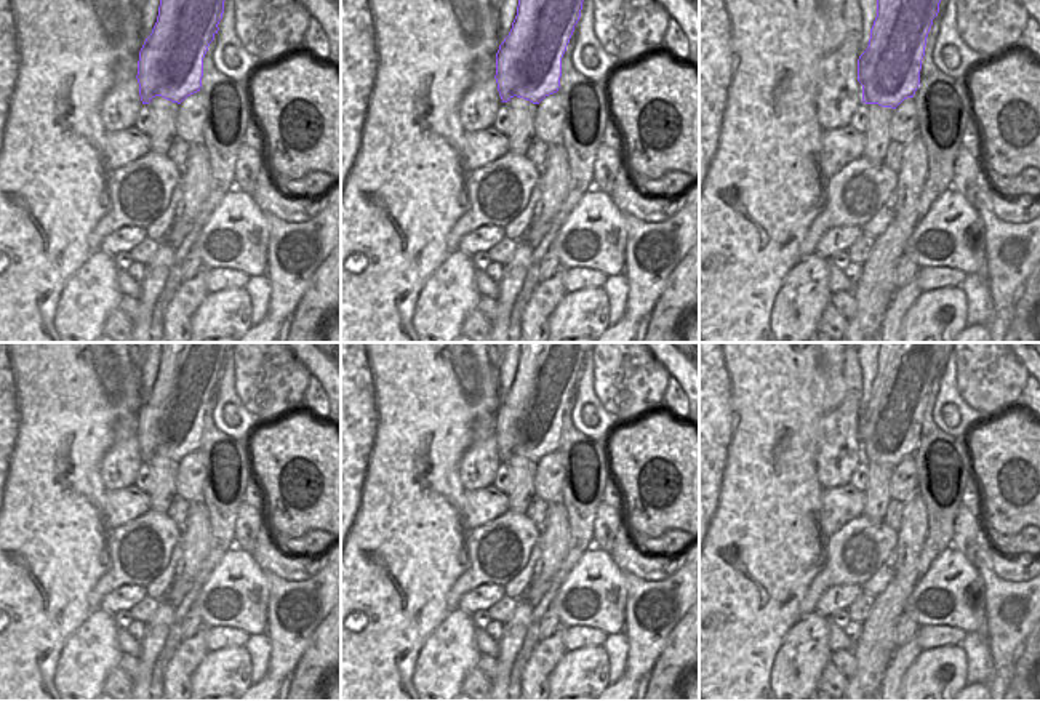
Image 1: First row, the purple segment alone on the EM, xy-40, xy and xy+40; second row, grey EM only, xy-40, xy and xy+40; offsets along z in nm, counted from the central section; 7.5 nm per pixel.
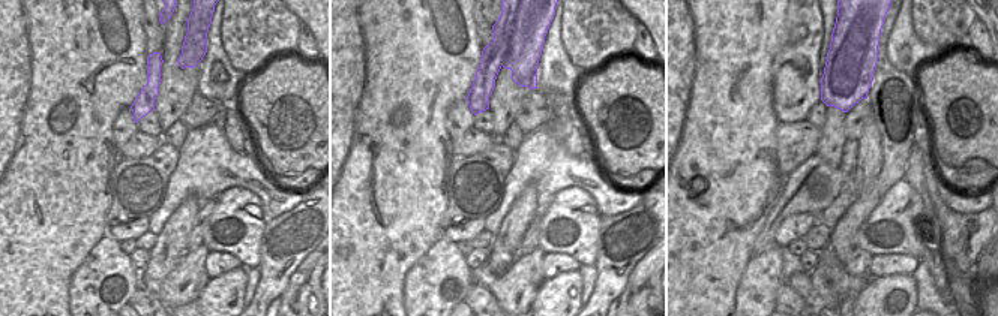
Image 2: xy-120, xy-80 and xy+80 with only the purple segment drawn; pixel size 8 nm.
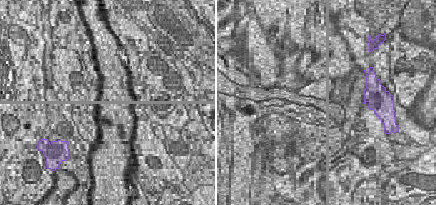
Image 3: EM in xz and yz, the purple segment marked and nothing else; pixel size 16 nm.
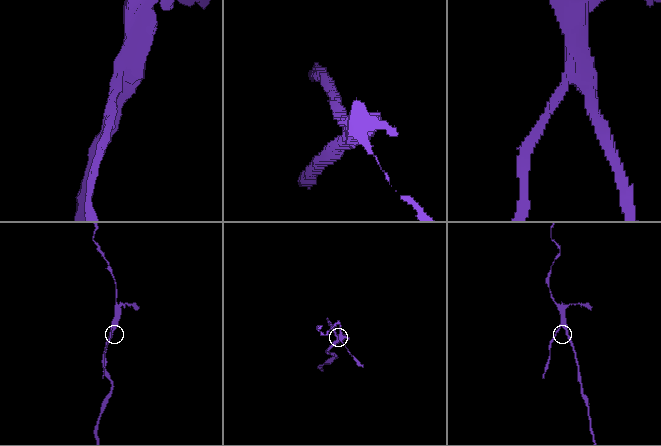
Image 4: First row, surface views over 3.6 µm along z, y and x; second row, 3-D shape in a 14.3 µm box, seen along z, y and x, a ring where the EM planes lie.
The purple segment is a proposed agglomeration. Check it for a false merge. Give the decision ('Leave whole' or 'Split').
Split.

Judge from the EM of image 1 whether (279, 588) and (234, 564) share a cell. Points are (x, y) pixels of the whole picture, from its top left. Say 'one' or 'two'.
two

